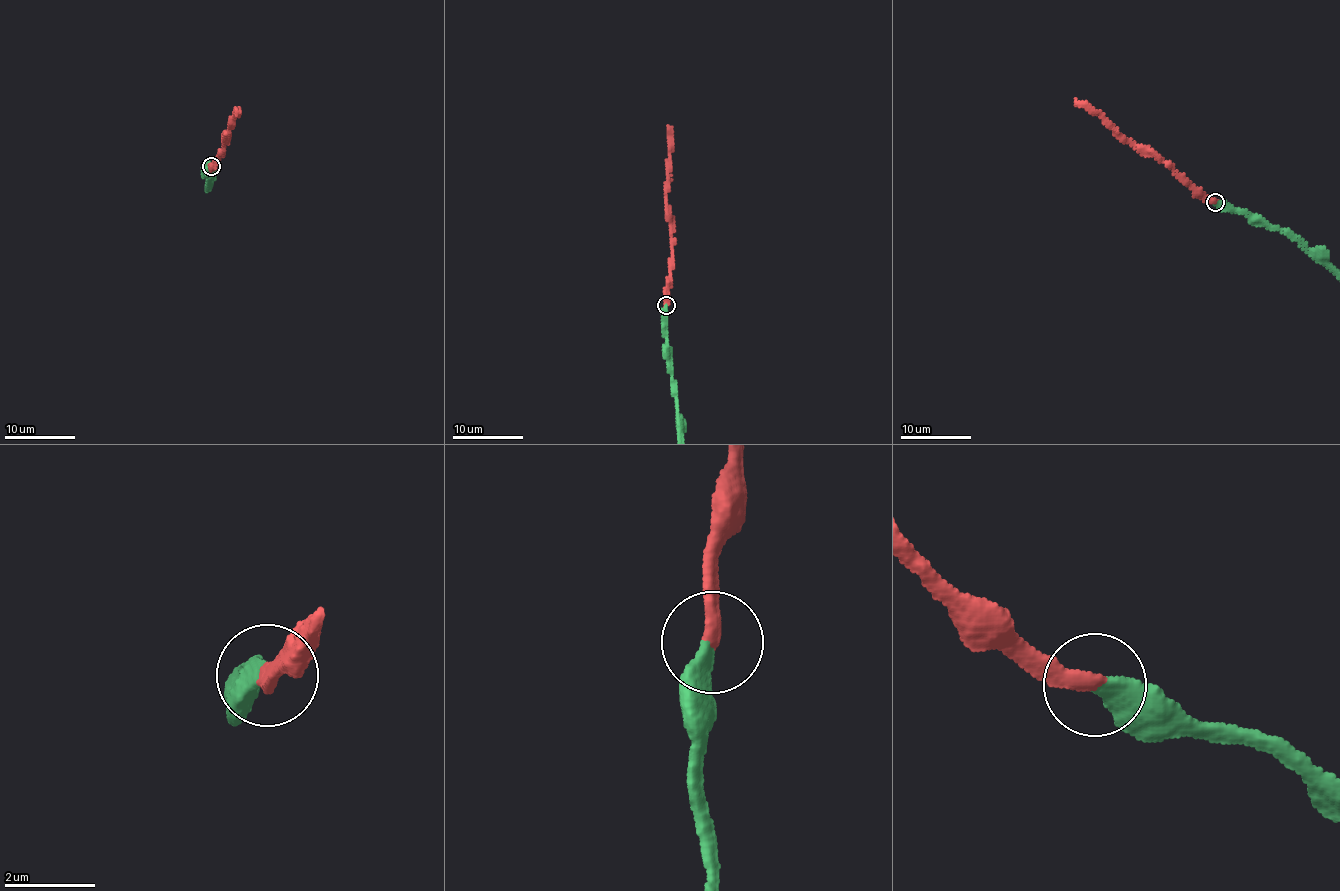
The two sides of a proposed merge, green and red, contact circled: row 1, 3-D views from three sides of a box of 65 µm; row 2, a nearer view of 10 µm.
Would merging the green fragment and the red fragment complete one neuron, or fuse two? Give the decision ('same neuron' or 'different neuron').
same neuron

